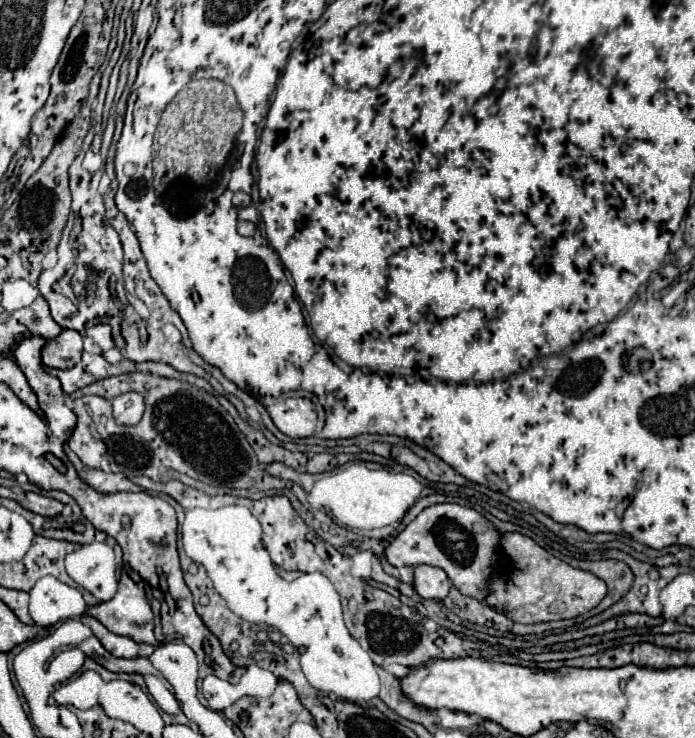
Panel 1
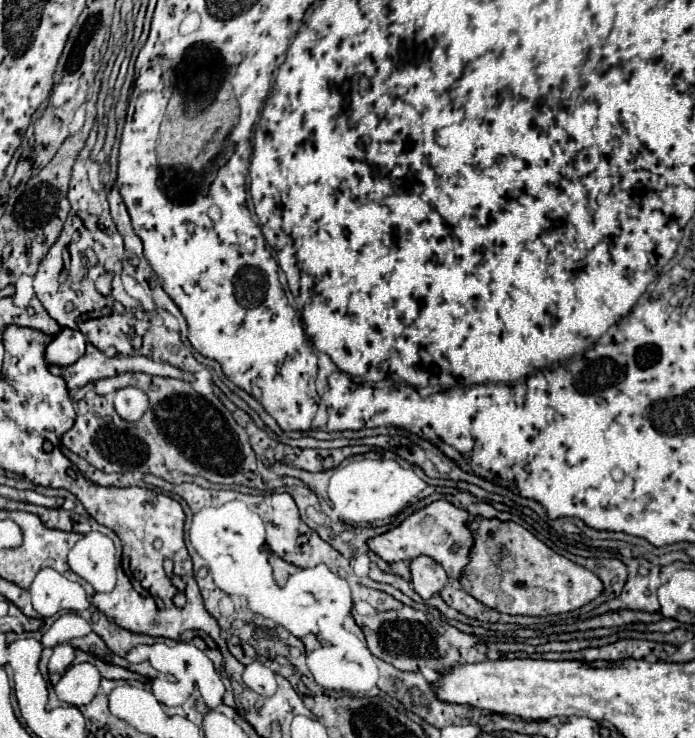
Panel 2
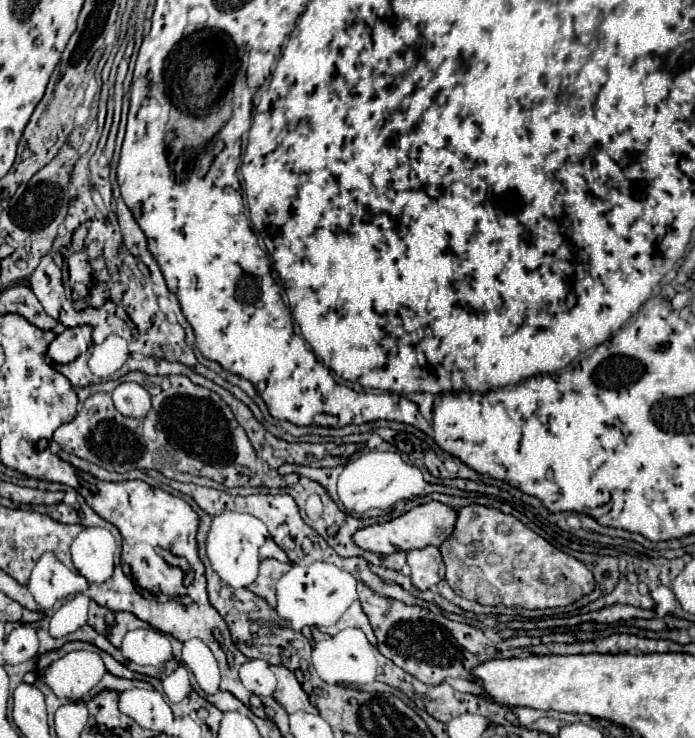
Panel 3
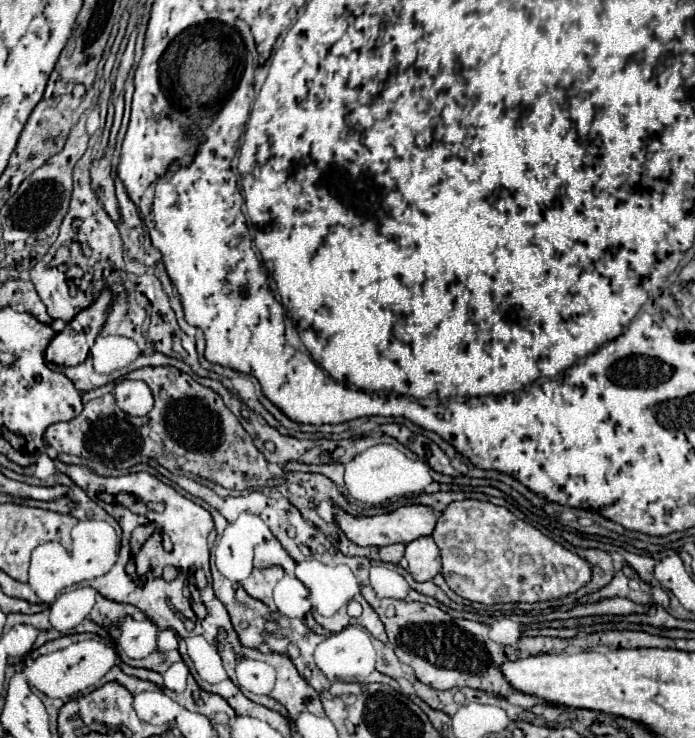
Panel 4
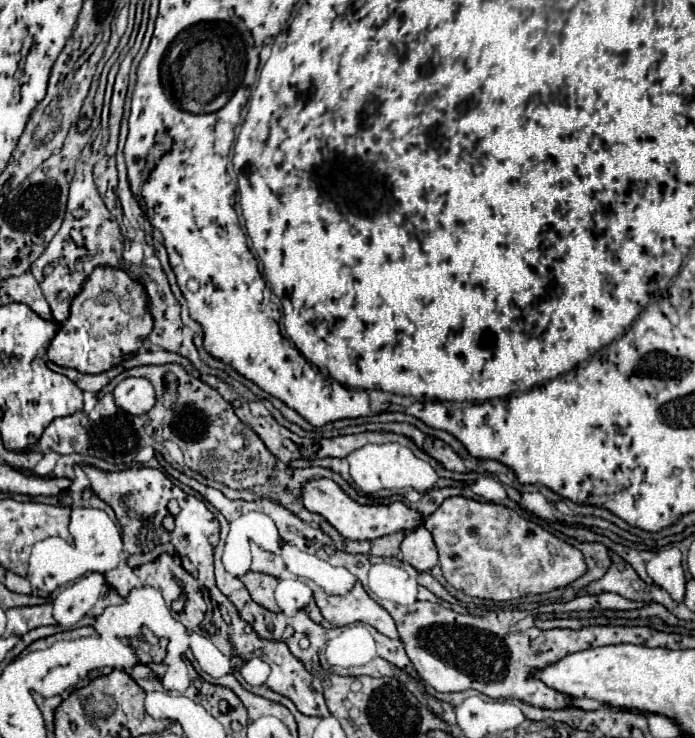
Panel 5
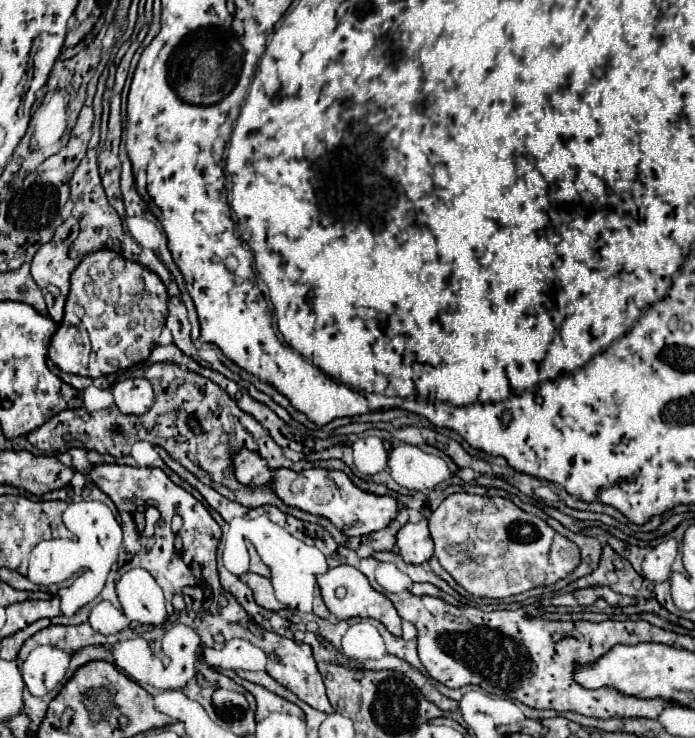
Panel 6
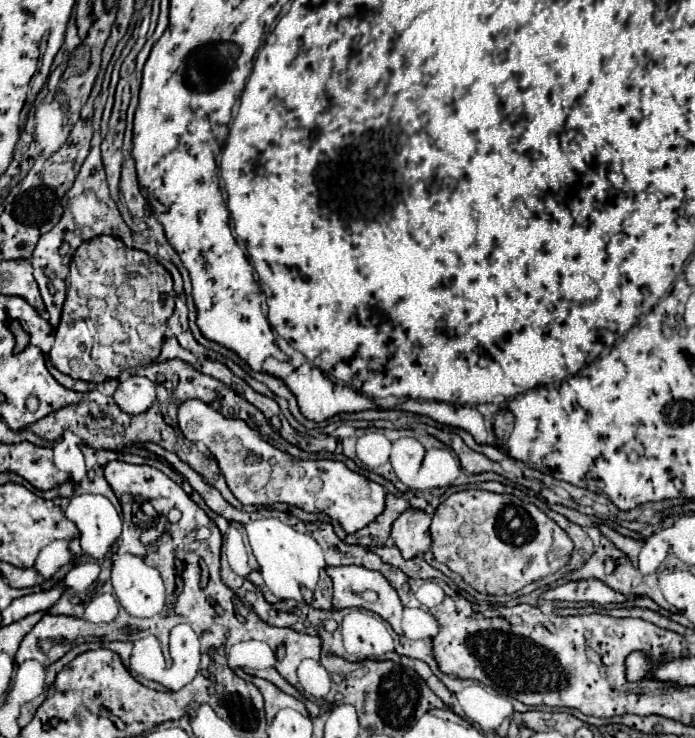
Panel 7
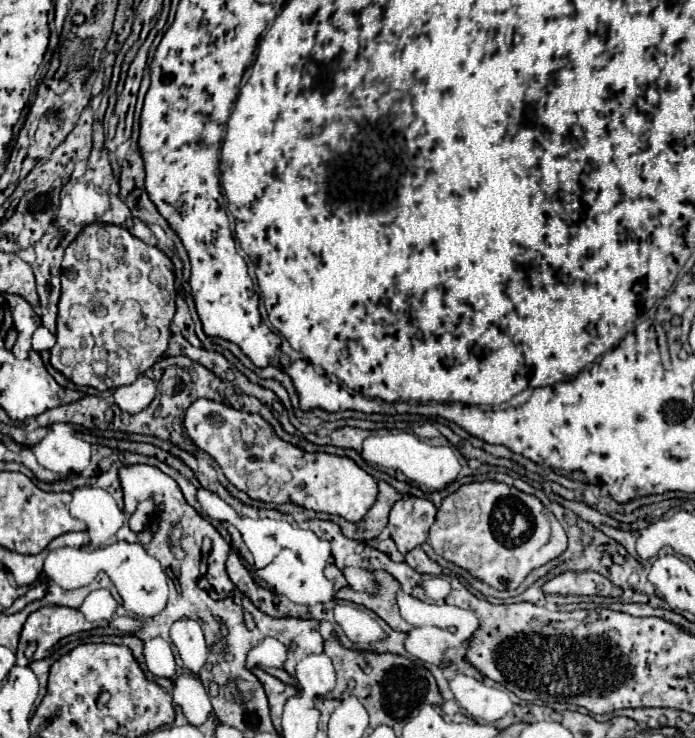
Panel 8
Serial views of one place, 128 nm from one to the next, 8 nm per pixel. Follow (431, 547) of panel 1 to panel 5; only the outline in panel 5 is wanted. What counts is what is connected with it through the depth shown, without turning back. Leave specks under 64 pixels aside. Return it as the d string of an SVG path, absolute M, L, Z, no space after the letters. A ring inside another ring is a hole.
M328 478L310 480L304 486L302 502L310 512L324 516L346 540L376 540L376 538L382 538L386 534L400 532L400 530L414 532L416 528L422 526L422 514L418 510L412 510L402 502L394 502L394 504L388 504L388 506L384 506L384 504L380 504L380 506L360 506L334 480L328 480Z

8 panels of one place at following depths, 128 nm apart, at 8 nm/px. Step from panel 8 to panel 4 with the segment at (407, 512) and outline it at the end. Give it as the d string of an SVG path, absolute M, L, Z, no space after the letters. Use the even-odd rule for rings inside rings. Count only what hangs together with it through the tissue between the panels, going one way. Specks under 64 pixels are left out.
M430 536L418 538L406 546L408 570L416 582L428 582L442 570L440 552Z

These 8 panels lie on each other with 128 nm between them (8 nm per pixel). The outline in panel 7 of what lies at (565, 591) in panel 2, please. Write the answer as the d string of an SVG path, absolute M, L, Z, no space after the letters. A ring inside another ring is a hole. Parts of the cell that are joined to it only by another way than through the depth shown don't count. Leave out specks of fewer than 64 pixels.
M462 490L448 496L432 516L430 536L432 554L438 562L446 564L452 572L462 576L462 580L476 592L492 596L514 594L526 584L558 572L568 564L574 550L574 544L566 532L534 504L526 504L514 494L492 494L484 490Z

